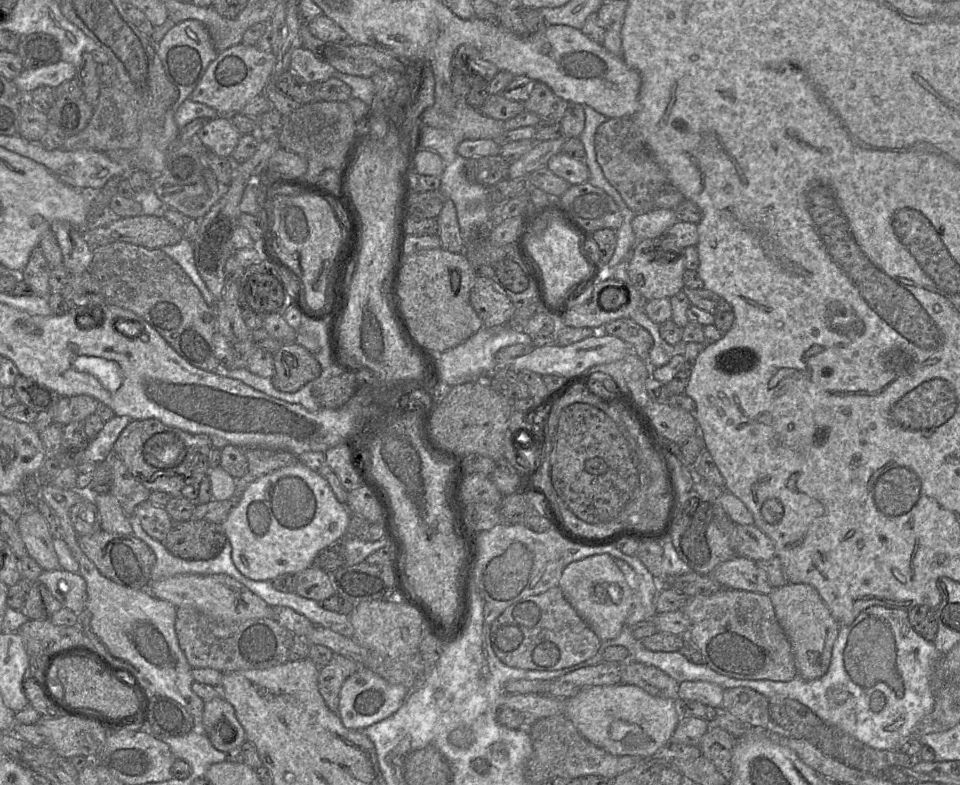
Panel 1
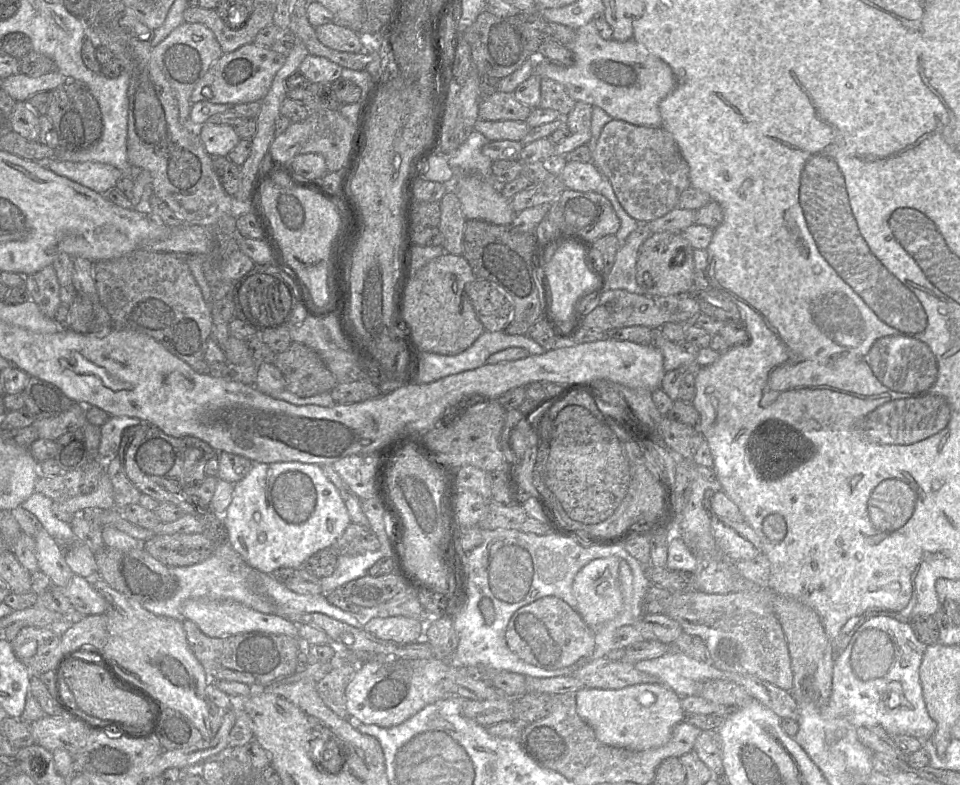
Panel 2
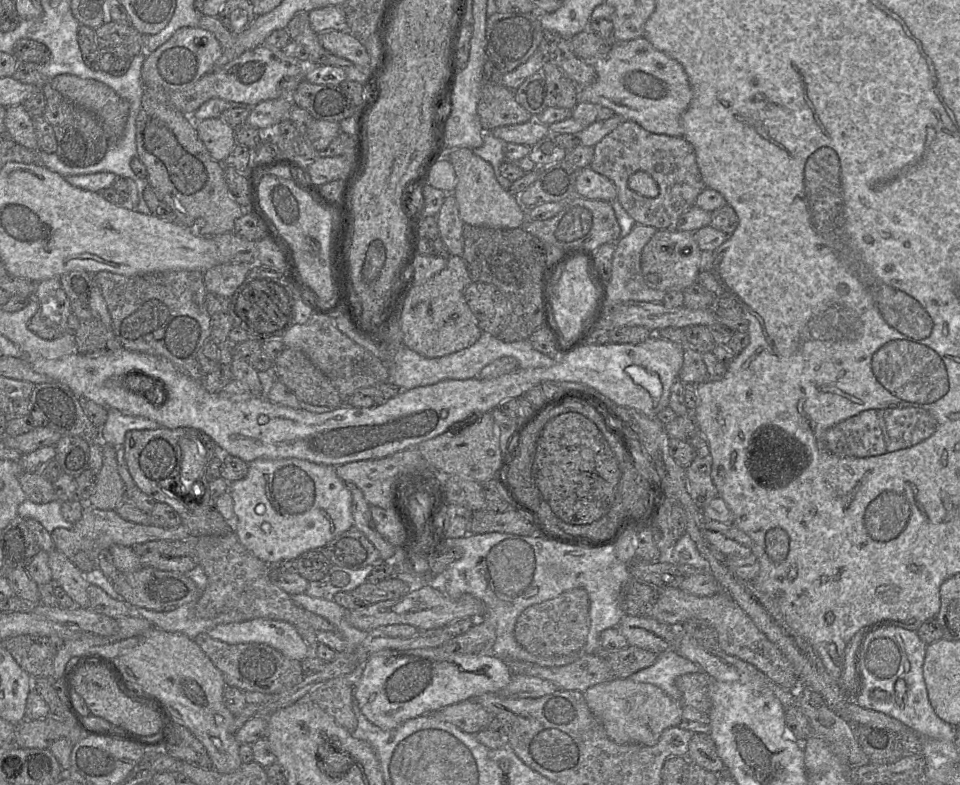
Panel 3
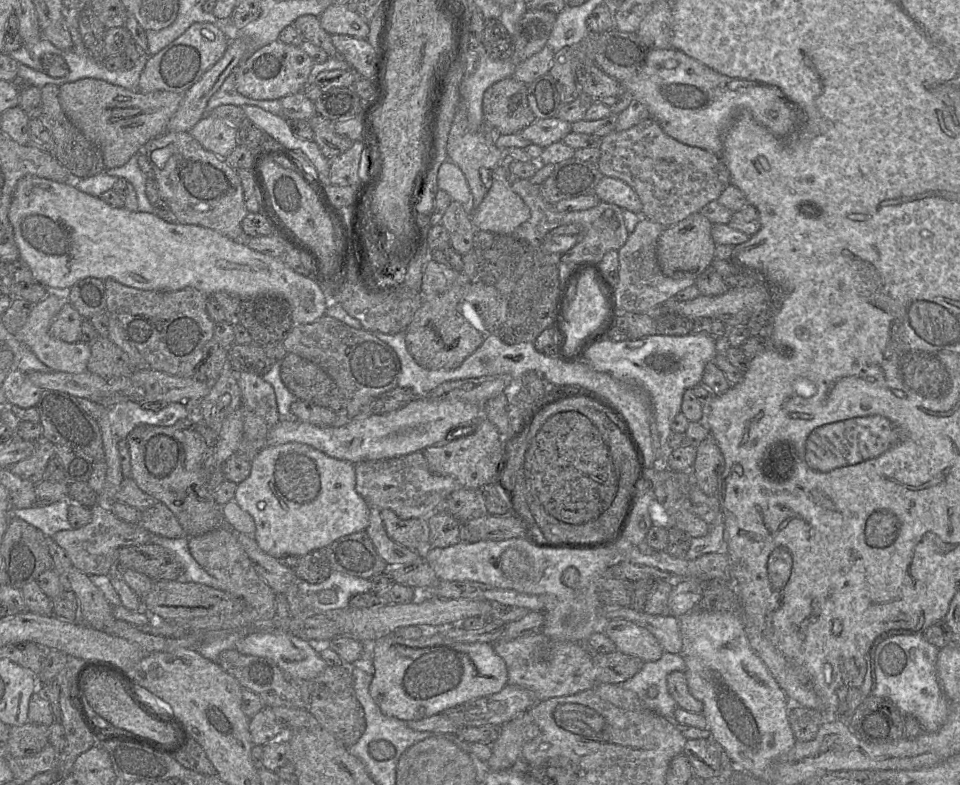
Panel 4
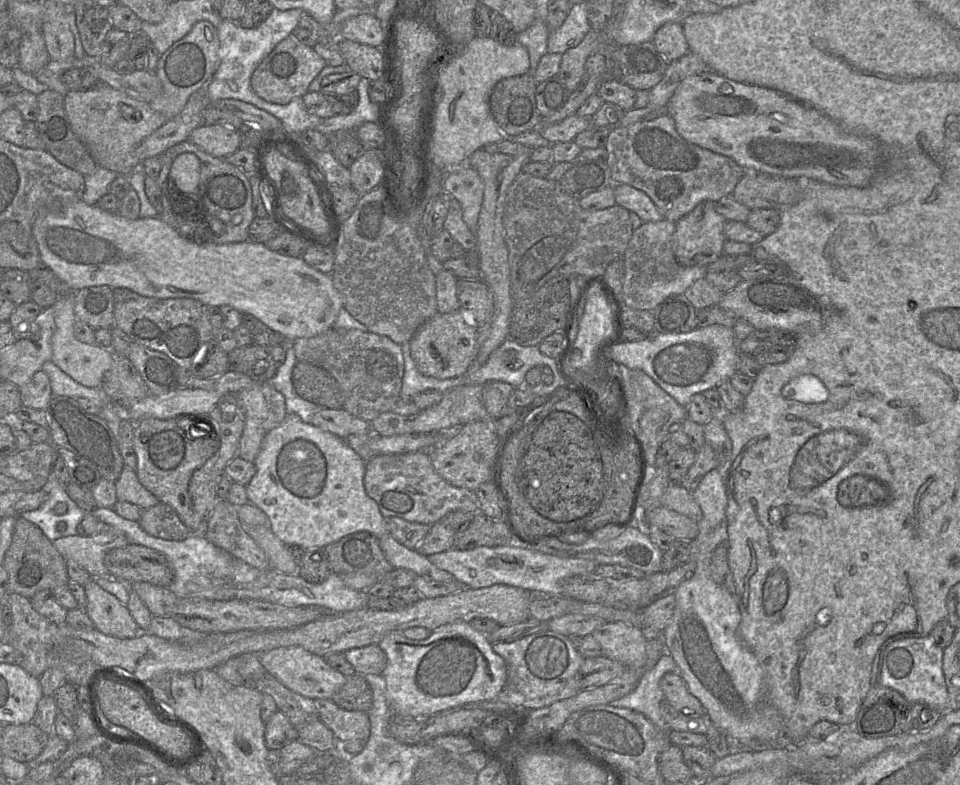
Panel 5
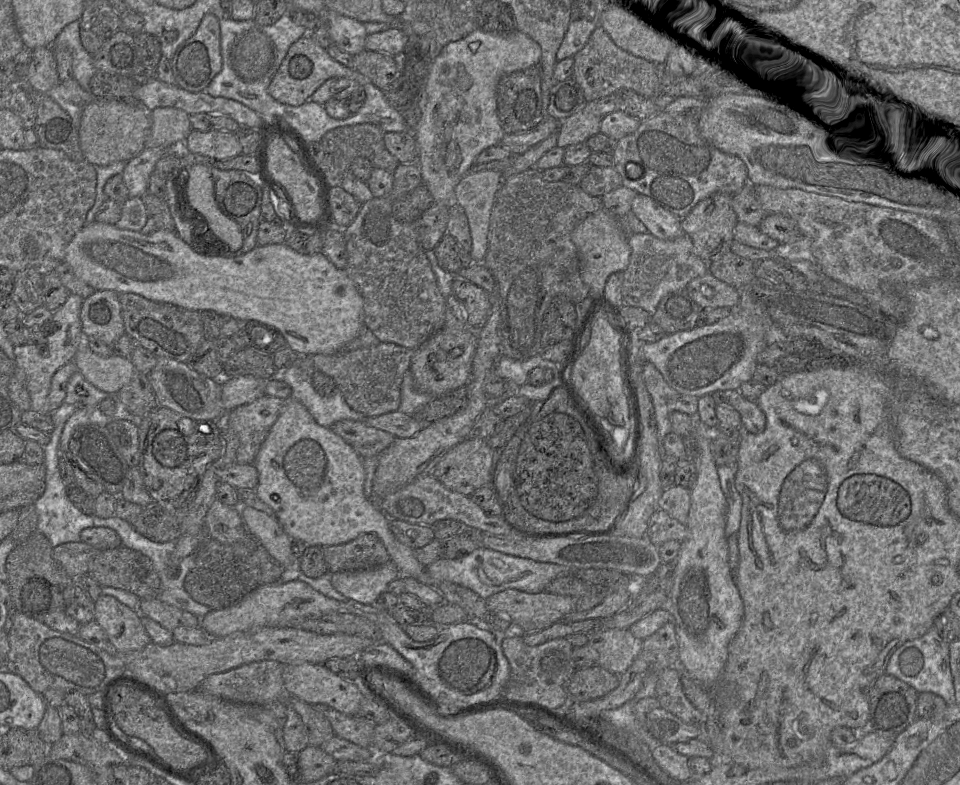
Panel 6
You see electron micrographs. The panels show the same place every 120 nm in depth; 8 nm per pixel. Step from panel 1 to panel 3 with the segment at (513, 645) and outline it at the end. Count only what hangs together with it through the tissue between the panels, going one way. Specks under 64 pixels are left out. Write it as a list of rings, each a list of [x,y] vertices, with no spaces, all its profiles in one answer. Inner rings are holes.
[[[581,587],[571,588],[555,599],[525,609],[517,620],[515,637],[528,651],[543,656],[579,650],[584,646],[589,632],[589,608],[586,590]]]

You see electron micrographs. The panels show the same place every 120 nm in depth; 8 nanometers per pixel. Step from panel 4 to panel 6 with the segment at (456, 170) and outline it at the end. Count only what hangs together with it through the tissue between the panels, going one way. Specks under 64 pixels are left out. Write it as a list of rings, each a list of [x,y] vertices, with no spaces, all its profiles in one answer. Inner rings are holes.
[[[485,170],[475,173],[468,173],[462,178],[455,188],[455,198],[465,210],[468,218],[472,250],[470,255],[474,263],[483,263],[488,251],[488,231],[490,216],[497,192],[503,183],[503,173],[500,171]]]

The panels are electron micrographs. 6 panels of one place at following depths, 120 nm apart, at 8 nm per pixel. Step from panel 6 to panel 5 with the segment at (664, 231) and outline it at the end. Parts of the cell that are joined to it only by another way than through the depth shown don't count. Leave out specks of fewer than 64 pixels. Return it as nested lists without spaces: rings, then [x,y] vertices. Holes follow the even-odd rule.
[[[613,184],[612,188],[616,205],[634,212],[644,223],[664,220],[656,205],[644,192],[626,184]]]

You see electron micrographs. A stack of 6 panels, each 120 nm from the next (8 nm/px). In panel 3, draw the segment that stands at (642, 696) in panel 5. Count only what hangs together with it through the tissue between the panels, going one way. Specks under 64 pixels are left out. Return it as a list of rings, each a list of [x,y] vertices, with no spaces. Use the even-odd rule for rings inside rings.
[[[670,648],[658,654],[653,665],[637,671],[630,678],[635,682],[655,685],[674,700],[681,701],[675,680],[681,675],[699,672],[703,671],[697,664]]]

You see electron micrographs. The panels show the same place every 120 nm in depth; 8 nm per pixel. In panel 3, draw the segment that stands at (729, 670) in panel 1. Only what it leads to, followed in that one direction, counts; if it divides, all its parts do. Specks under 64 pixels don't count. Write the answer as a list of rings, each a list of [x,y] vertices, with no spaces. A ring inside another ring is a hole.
[[[679,587],[658,588],[650,617],[673,627],[678,627],[690,619],[706,620],[716,630],[718,646],[724,653],[752,664],[782,688],[792,690],[798,686],[797,675],[788,659],[757,628],[745,611],[723,591],[712,596],[699,597],[689,594]]]

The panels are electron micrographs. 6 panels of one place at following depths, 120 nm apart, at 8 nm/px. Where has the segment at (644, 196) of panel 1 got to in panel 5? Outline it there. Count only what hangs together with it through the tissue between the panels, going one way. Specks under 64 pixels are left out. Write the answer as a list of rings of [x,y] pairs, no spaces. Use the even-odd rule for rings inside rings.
[[[669,115],[660,116],[650,121],[636,122],[629,126],[612,129],[612,131],[608,134],[605,149],[608,153],[606,163],[611,170],[611,177],[612,177],[613,183],[614,184],[626,184],[626,185],[632,186],[644,192],[656,205],[663,219],[670,221],[670,222],[677,222],[678,220],[686,216],[688,213],[690,213],[694,208],[696,208],[698,204],[702,202],[705,202],[705,201],[717,202],[720,199],[731,195],[737,183],[741,180],[741,178],[746,173],[746,170],[742,166],[739,166],[732,159],[726,156],[720,155],[720,154],[716,154],[710,150],[707,150],[705,148],[702,148],[700,146],[697,146],[695,144],[692,144],[686,141],[677,132],[676,127],[675,127],[675,122],[673,118]]]

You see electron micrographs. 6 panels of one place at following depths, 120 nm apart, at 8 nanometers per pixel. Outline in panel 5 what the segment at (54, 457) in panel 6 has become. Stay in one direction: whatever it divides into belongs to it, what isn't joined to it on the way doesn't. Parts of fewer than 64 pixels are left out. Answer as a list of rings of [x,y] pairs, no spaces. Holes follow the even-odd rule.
[[[52,472],[46,489],[42,490],[47,492],[45,503],[37,510],[21,513],[20,517],[37,525],[51,542],[77,535],[77,526],[86,512],[67,495],[66,487]]]

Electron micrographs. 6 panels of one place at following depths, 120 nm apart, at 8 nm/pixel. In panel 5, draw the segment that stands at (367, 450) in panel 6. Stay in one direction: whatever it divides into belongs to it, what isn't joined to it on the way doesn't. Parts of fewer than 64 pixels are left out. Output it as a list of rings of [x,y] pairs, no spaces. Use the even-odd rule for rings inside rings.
[[[322,408],[312,418],[312,425],[330,432],[341,439],[351,435],[372,435],[369,422],[353,416],[344,409]]]

